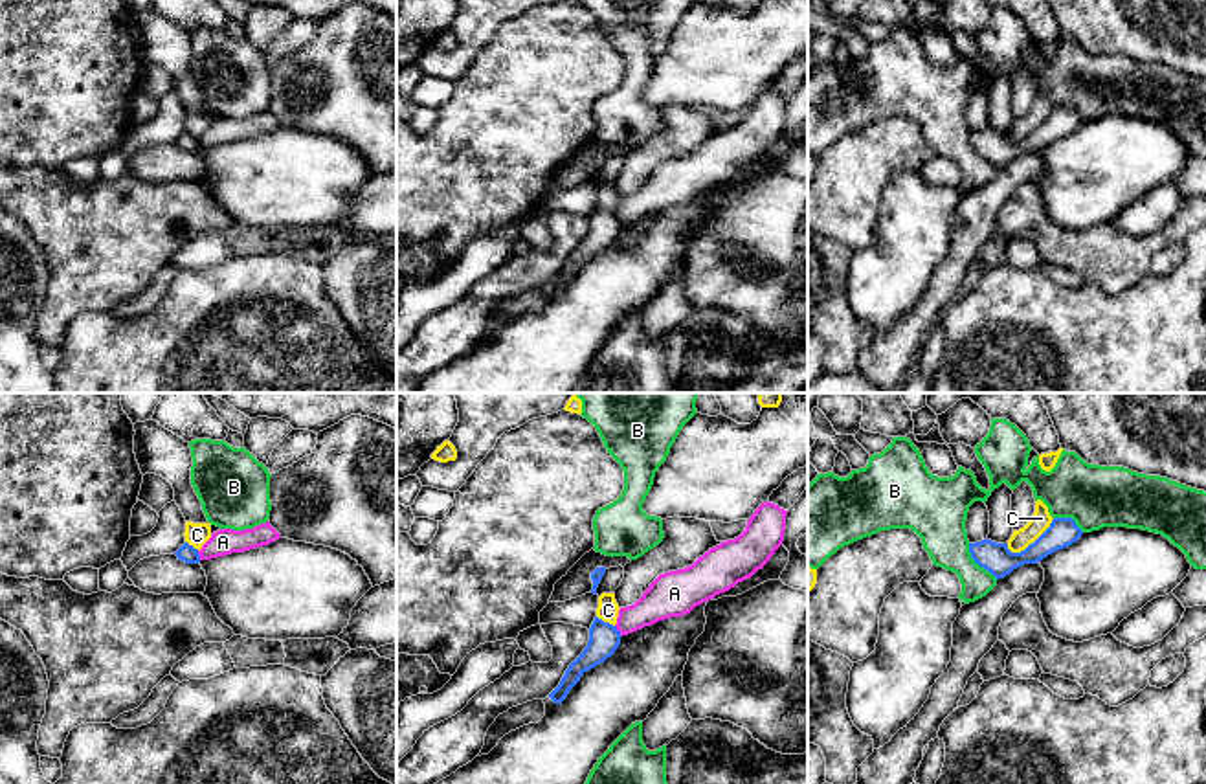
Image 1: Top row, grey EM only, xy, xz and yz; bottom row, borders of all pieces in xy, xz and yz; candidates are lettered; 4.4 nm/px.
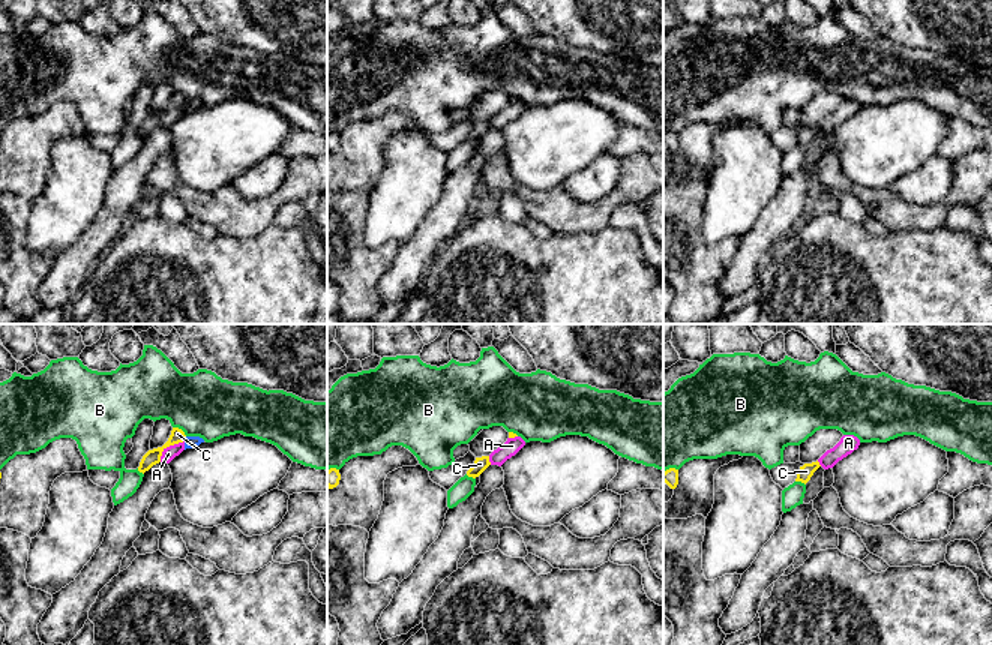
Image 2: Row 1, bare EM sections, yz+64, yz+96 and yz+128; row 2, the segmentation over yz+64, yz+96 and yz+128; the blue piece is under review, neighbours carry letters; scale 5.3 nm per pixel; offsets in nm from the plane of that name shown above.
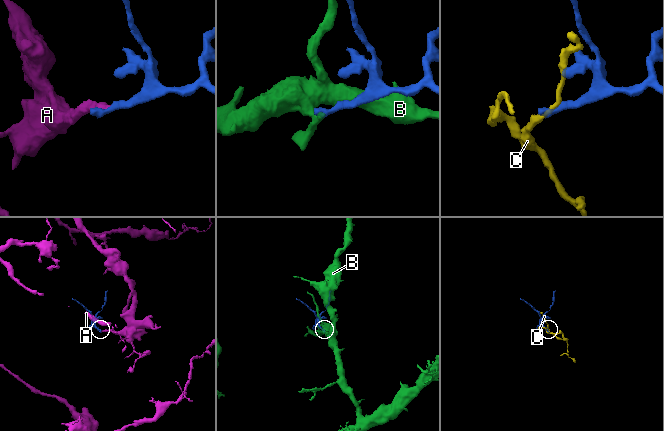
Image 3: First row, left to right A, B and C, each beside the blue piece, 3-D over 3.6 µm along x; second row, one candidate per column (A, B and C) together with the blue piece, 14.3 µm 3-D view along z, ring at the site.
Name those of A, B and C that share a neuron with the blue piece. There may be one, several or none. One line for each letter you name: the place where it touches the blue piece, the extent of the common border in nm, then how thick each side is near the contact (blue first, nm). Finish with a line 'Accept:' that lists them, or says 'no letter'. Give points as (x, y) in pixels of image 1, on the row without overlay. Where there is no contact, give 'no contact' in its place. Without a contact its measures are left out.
Accept: no letter

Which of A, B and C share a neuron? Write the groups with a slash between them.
A / B / C

